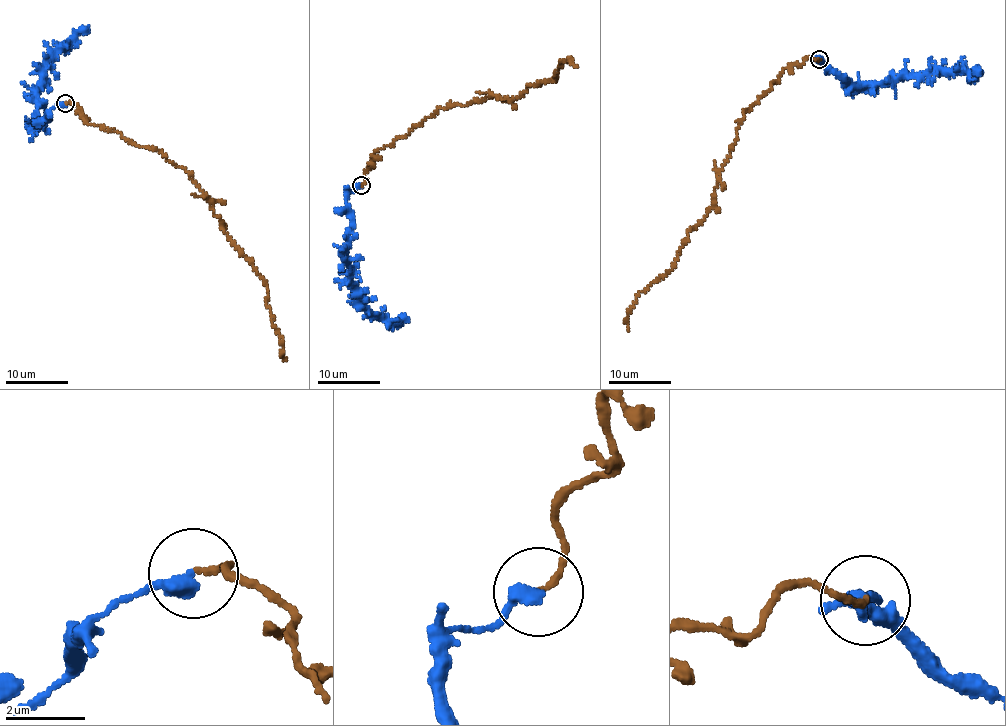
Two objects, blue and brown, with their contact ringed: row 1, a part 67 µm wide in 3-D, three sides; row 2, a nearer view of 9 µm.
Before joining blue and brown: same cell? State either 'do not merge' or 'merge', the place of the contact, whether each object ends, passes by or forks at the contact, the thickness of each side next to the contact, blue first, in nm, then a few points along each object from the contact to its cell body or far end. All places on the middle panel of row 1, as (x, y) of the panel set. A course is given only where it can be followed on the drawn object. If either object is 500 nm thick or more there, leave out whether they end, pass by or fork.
do not merge; place (361, 185); blue ends; brown ends; calibres 360 and 150 nm; course blue (361, 186), (349, 192), (346, 199), (352, 230), (348, 243), (351, 285), (369, 312), (399, 324), (409, 318); course brown (361, 185), (375, 150), (438, 108), (493, 95), (509, 101), (555, 79), (559, 62), (576, 66)

